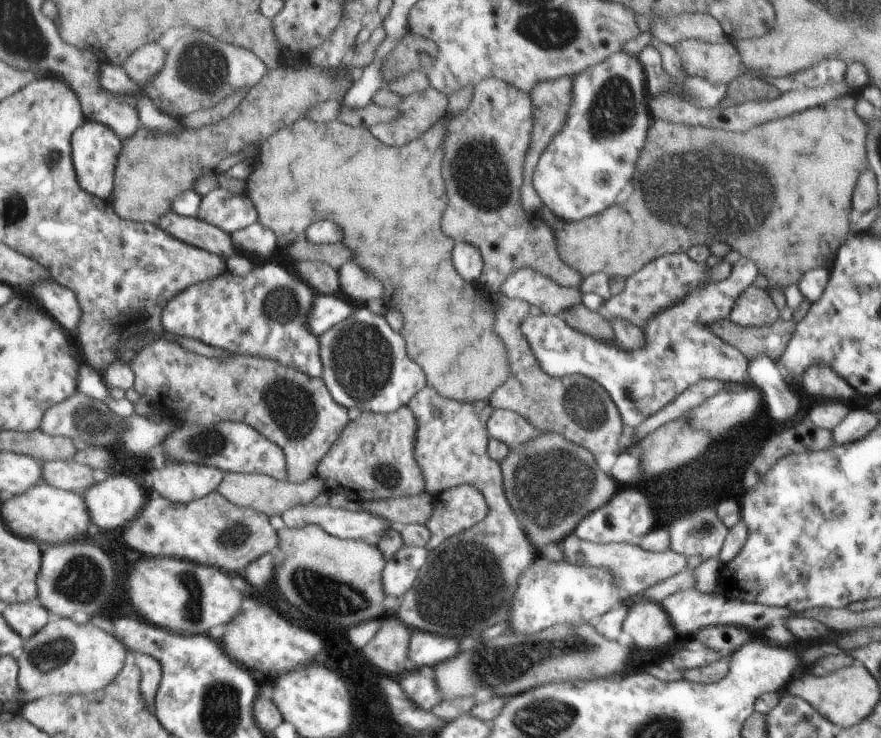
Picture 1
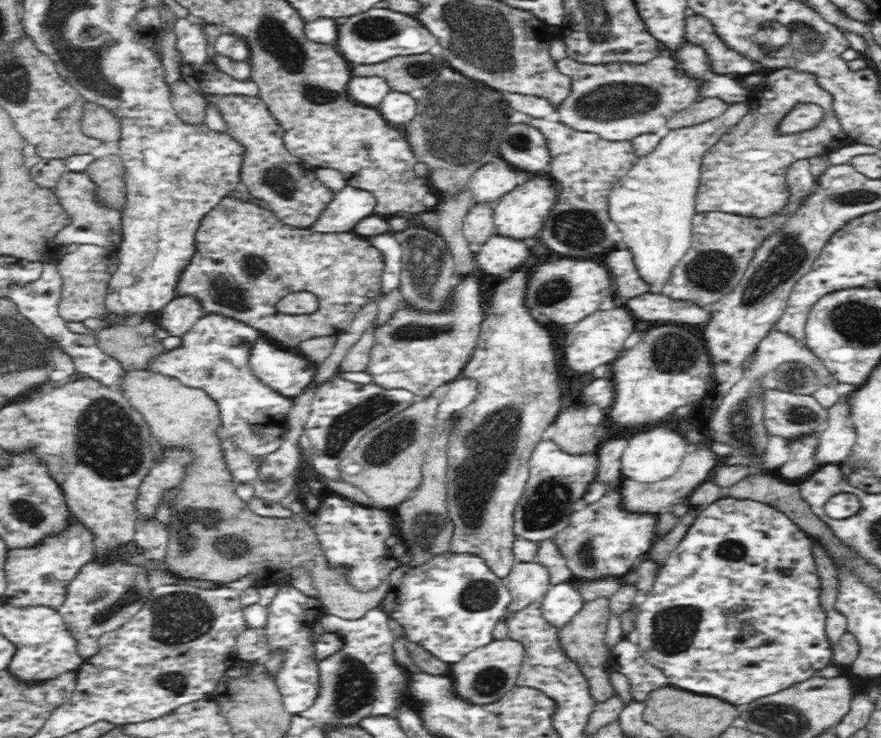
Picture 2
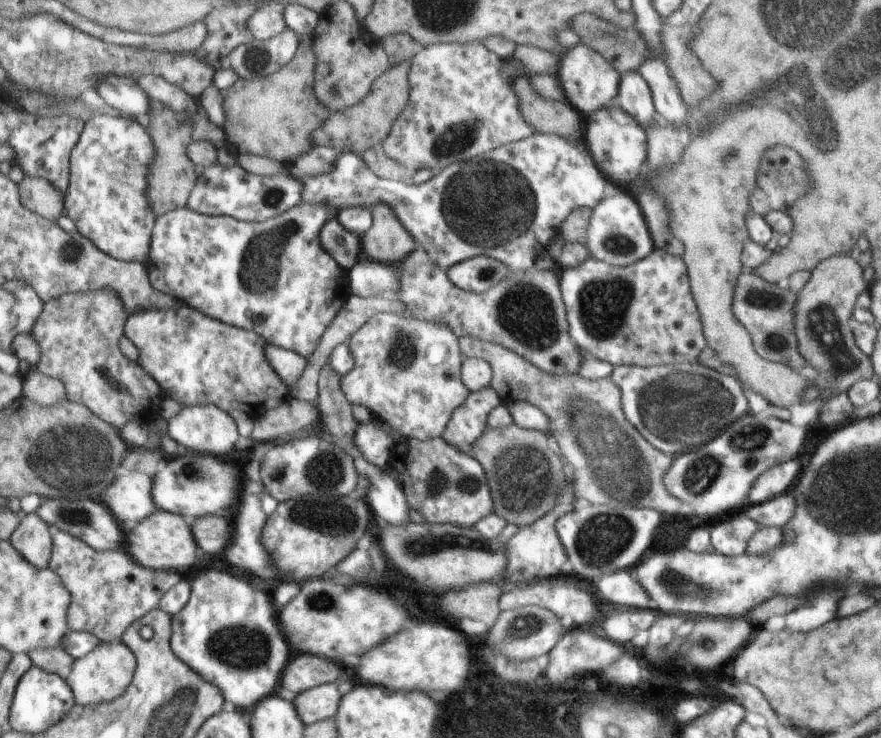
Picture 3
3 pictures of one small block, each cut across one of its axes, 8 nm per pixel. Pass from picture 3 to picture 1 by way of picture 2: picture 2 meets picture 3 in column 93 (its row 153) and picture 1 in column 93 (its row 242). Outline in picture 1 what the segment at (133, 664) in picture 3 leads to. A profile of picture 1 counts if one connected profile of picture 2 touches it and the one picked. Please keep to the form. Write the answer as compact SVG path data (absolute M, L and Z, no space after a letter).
M52 616L50 621L24 644L24 651L17 658L20 670L21 705L44 699L51 695L74 695L97 692L109 686L132 659L131 650L104 623L79 624L69 618Z

